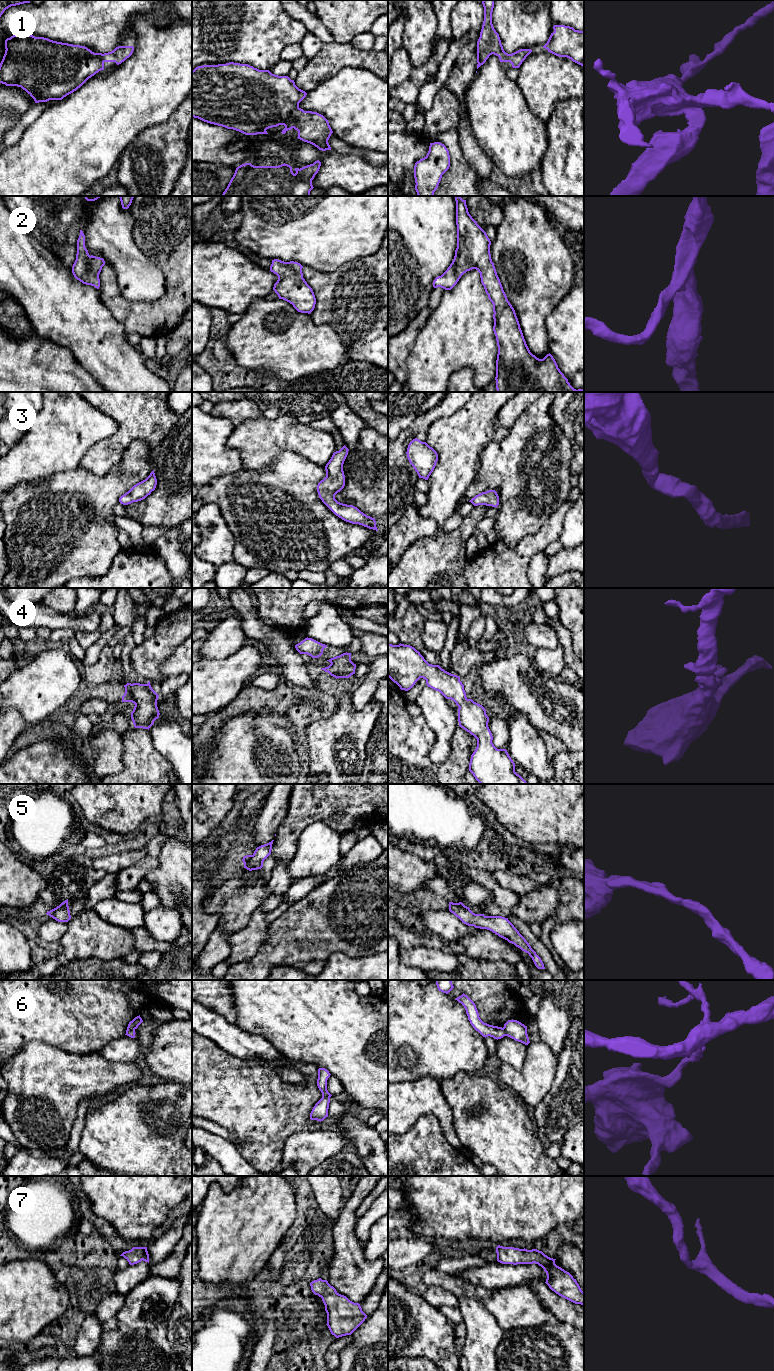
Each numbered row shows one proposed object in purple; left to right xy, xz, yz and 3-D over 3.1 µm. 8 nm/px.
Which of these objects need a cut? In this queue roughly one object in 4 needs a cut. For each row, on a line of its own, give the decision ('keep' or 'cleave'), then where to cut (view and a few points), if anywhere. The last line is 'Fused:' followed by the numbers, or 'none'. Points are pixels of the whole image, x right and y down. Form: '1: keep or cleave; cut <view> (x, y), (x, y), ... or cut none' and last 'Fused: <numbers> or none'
1: keep; cut none
2: keep; cut none
3: keep; cut none
4: keep; cut none
5: keep; cut none
6: cleave; cut xy (134, 1029), (126, 1031)
7: keep; cut none
Fused: 6

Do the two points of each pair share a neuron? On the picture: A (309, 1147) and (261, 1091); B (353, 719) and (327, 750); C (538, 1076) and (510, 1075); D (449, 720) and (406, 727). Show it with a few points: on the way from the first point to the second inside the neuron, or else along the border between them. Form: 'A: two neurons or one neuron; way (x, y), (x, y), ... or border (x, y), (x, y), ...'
A: two neurons; border (319, 1128), (291, 1133), (286, 1138), (282, 1150)
B: one neuron; way (345, 727), (333, 738), (333, 742)
C: one neuron; way (531, 1076), (517, 1076)
D: two neurons; border (421, 715), (435, 735), (432, 747)

